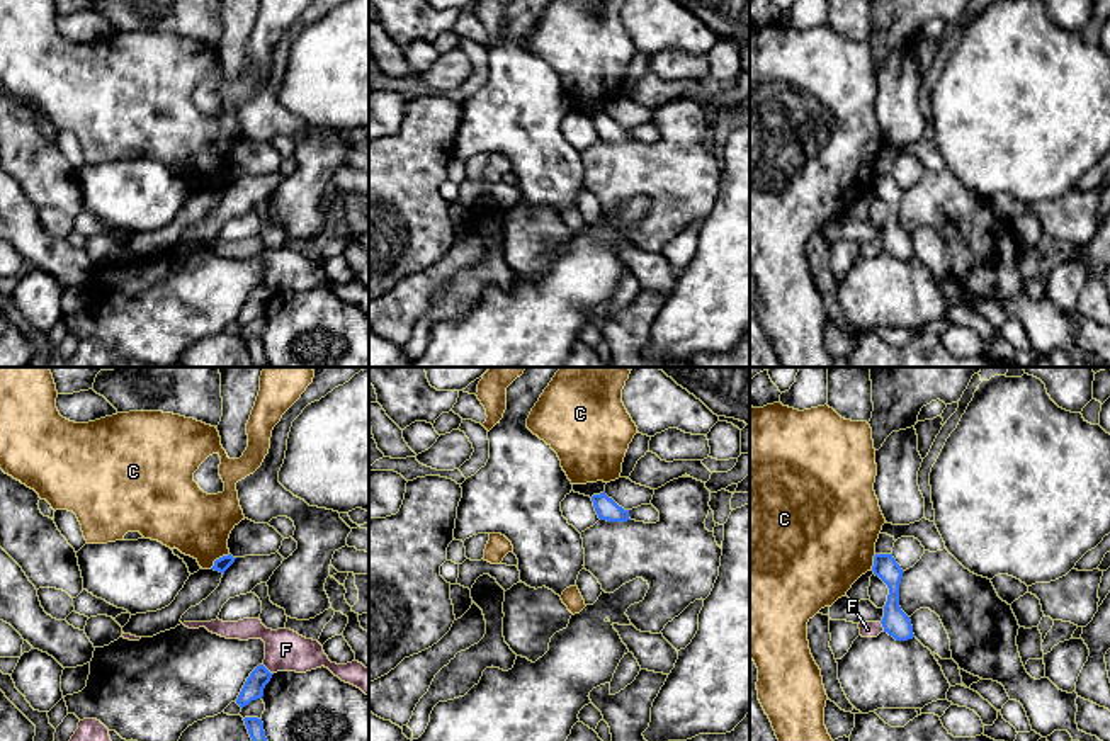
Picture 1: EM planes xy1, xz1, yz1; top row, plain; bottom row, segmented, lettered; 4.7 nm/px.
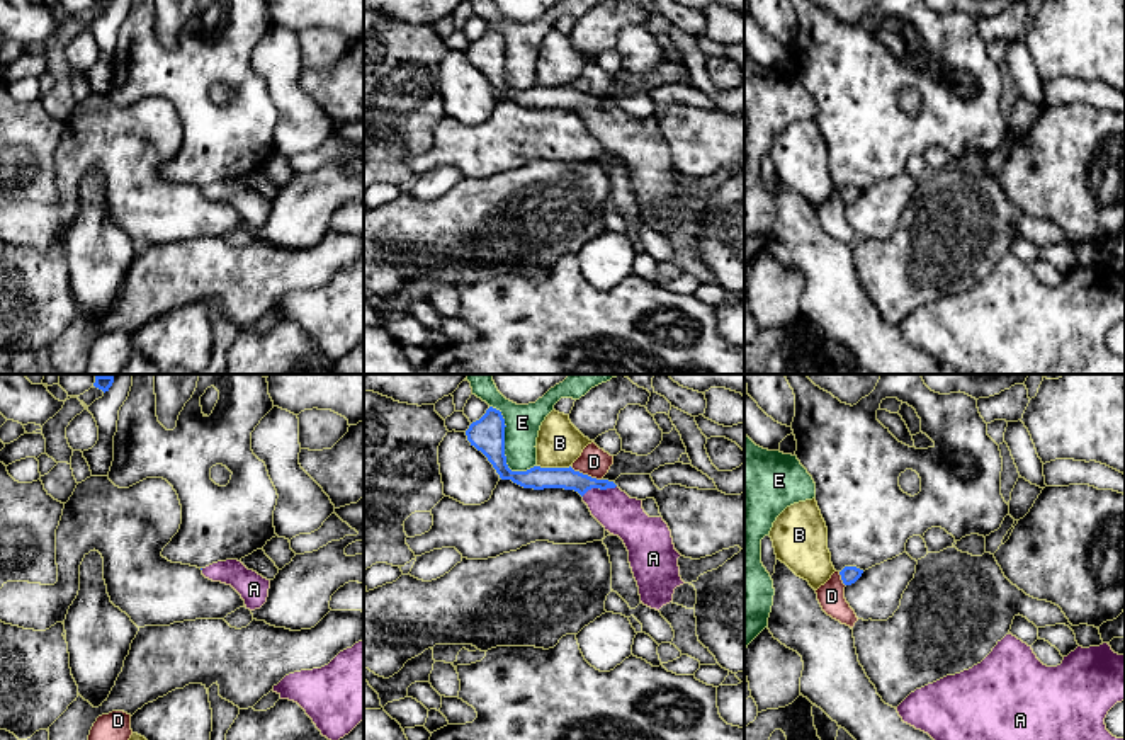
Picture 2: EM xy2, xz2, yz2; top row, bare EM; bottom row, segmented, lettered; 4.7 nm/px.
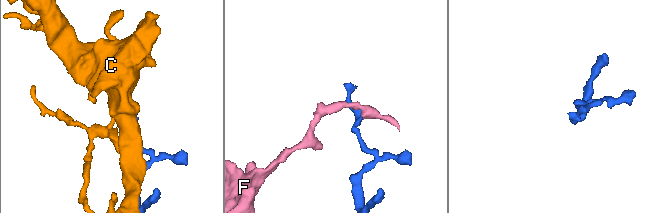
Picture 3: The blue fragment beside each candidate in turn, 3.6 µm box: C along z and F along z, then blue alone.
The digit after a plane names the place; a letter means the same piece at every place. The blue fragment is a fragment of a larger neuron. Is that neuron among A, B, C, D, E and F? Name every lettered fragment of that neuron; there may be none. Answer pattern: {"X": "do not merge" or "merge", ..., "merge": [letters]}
{"A": "merge", "B": "do not merge", "C": "do not merge", "D": "do not merge", "E": "do not merge", "F": "do not merge", "merge": ["A"]}

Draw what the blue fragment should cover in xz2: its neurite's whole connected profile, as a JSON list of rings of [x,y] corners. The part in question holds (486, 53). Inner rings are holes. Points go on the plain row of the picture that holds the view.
[[[489,26],[486,32],[472,41],[466,49],[467,60],[481,70],[493,83],[501,99],[512,99],[523,107],[564,107],[574,109],[583,116],[591,134],[613,155],[619,155],[627,170],[634,197],[639,206],[641,221],[659,230],[673,219],[675,208],[685,201],[680,196],[678,177],[681,175],[673,163],[671,150],[663,136],[649,136],[642,128],[642,119],[630,117],[613,100],[596,99],[569,87],[540,87],[512,90],[505,75],[505,37],[500,29]]]

